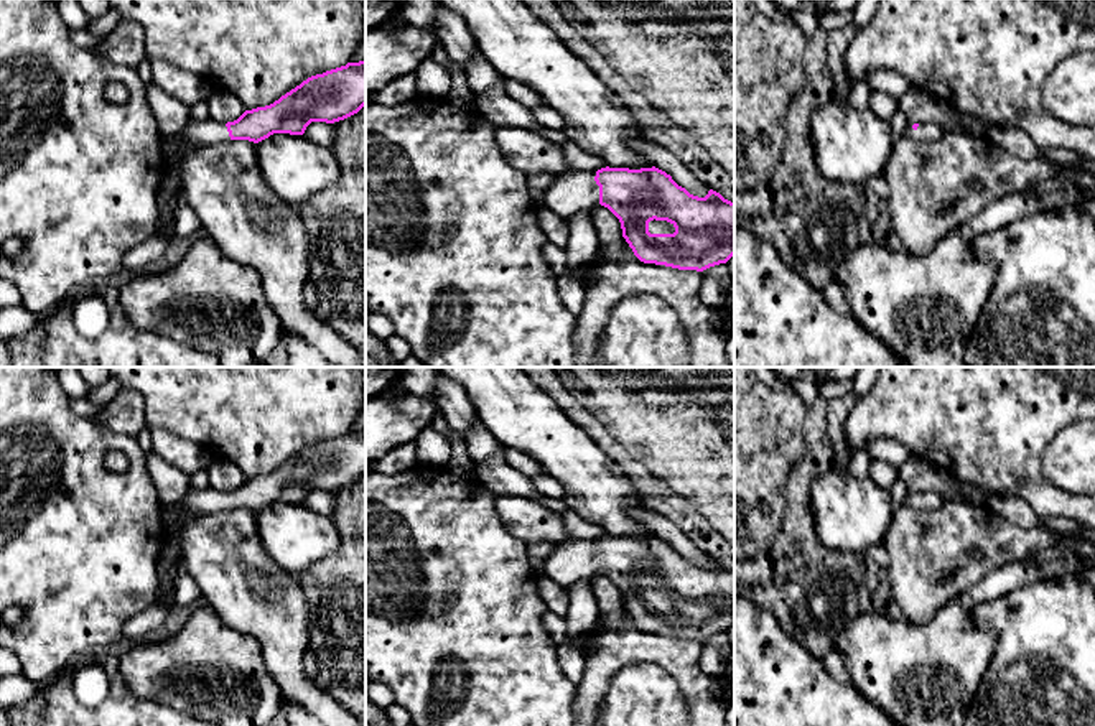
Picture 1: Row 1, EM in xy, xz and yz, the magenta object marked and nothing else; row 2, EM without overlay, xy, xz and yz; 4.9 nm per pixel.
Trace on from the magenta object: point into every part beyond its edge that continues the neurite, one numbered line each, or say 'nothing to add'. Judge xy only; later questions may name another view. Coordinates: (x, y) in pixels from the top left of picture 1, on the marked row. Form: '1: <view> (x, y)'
1: xy (196, 132)

